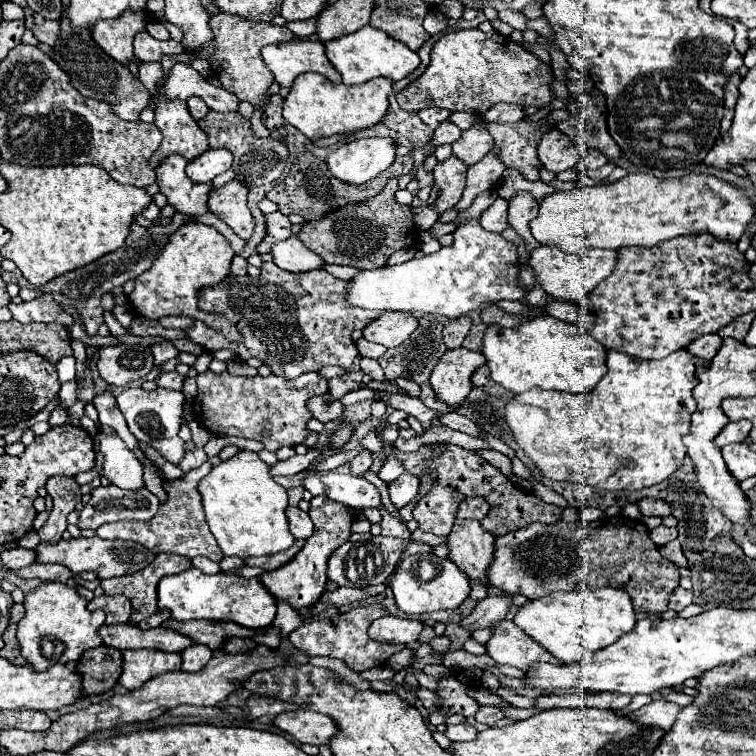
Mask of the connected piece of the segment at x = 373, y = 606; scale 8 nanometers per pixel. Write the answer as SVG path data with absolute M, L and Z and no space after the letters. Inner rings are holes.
M370 603L370 605L360 605L360 607L354 607L346 613L340 613L338 617L332 617L328 621L320 621L320 619L314 619L314 621L304 621L298 629L294 629L290 633L290 643L308 653L308 655L326 655L326 657L332 657L332 659L340 659L344 661L352 671L356 673L362 673L370 667L380 667L384 665L394 653L402 651L404 645L390 645L390 643L378 643L374 639L368 637L368 627L374 619L380 619L388 615L386 607L382 603Z

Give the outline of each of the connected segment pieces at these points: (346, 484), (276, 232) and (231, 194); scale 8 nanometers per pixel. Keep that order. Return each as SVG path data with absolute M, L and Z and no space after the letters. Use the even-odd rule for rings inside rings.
M312 473L304 479L304 487L316 497L324 495L332 501L344 503L352 509L366 509L380 505L378 489L364 477L336 475L336 473Z
M280 211L266 215L266 223L268 223L268 233L266 233L266 239L258 245L258 253L270 253L274 243L290 239L290 235L292 235L290 221Z
M230 181L220 189L212 189L210 199L208 199L208 207L210 211L222 219L226 225L232 227L232 231L242 237L244 241L248 241L254 233L254 217L246 205L246 193L248 189L242 187L242 183L238 181Z

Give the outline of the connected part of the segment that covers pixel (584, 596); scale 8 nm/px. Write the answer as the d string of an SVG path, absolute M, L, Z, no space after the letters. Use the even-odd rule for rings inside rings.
M600 587L596 591L558 591L542 599L528 601L516 613L514 623L562 663L578 663L586 653L596 653L630 633L636 625L636 613L626 591Z

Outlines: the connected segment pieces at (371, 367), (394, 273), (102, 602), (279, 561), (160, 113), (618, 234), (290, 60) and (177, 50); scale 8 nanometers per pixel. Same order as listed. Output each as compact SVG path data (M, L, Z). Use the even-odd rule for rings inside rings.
M362 357L362 361L360 361L360 367L362 367L362 371L366 373L366 375L370 375L374 381L386 381L386 377L384 377L384 371L382 371L382 367L378 365L378 361L376 359L368 359L368 357Z
M474 219L454 231L454 243L450 247L442 247L432 255L410 259L402 265L360 271L360 275L350 281L348 301L362 309L434 313L454 319L478 309L482 303L522 299L528 291L520 285L518 259L518 247L512 241L506 241L500 233L482 229L478 219Z
M102 595L102 597L94 597L88 603L88 609L104 609L106 613L106 625L114 625L114 623L128 623L130 621L130 613L132 613L132 605L124 595Z
M296 539L296 543L290 549L282 551L278 555L268 555L268 557L258 557L258 559L246 559L244 563L250 565L250 567L262 567L264 571L274 571L274 569L280 569L282 565L286 565L288 561L292 561L296 557L296 553L304 547L304 543L306 543L304 539Z
M160 97L154 113L156 113L154 125L162 131L164 139L162 145L150 157L152 167L158 167L172 153L178 153L184 159L192 161L208 149L206 133L192 119L186 103L180 103L178 99L168 101Z
M630 173L614 183L560 191L542 199L540 215L530 223L530 229L542 245L556 245L566 253L578 253L582 247L654 247L666 239L700 233L736 243L752 217L754 205L750 197L716 175L692 173L680 179L658 179L652 173Z
M290 41L266 45L262 59L280 87L292 87L292 81L308 71L320 73L332 83L340 83L340 73L332 67L320 41Z
M140 31L134 39L134 53L140 61L160 61L162 55L180 55L184 51L182 45L164 45L162 41L154 39L148 31Z

